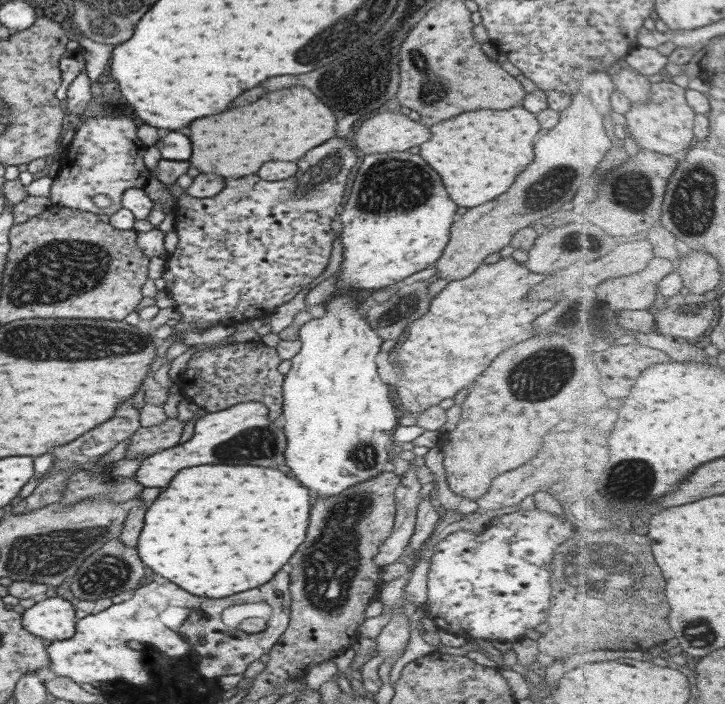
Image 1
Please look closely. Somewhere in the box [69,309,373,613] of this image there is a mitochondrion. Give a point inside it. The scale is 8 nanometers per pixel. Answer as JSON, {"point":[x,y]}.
{"point":[106,573]}

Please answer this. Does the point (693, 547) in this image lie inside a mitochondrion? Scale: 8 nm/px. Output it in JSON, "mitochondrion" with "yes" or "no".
{"mitochondrion":"no"}

